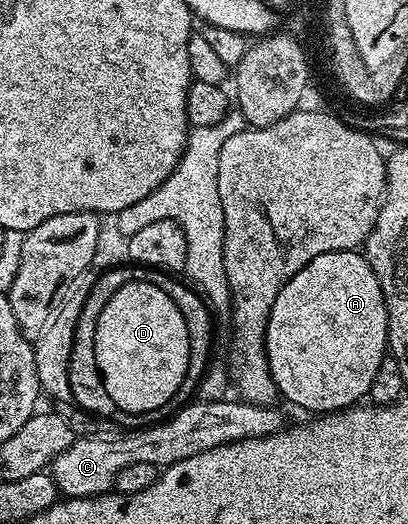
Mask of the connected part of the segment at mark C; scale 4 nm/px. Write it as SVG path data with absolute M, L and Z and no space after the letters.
M236 397L192 401L165 423L156 423L153 427L144 427L141 431L132 431L117 439L77 437L68 449L52 459L50 474L57 492L69 499L107 495L115 488L118 473L122 473L126 465L145 464L163 469L178 461L186 461L186 457L194 457L194 453L218 449L218 445L266 437L284 430L286 420L278 408L276 405L262 407L257 403L245 403Z

